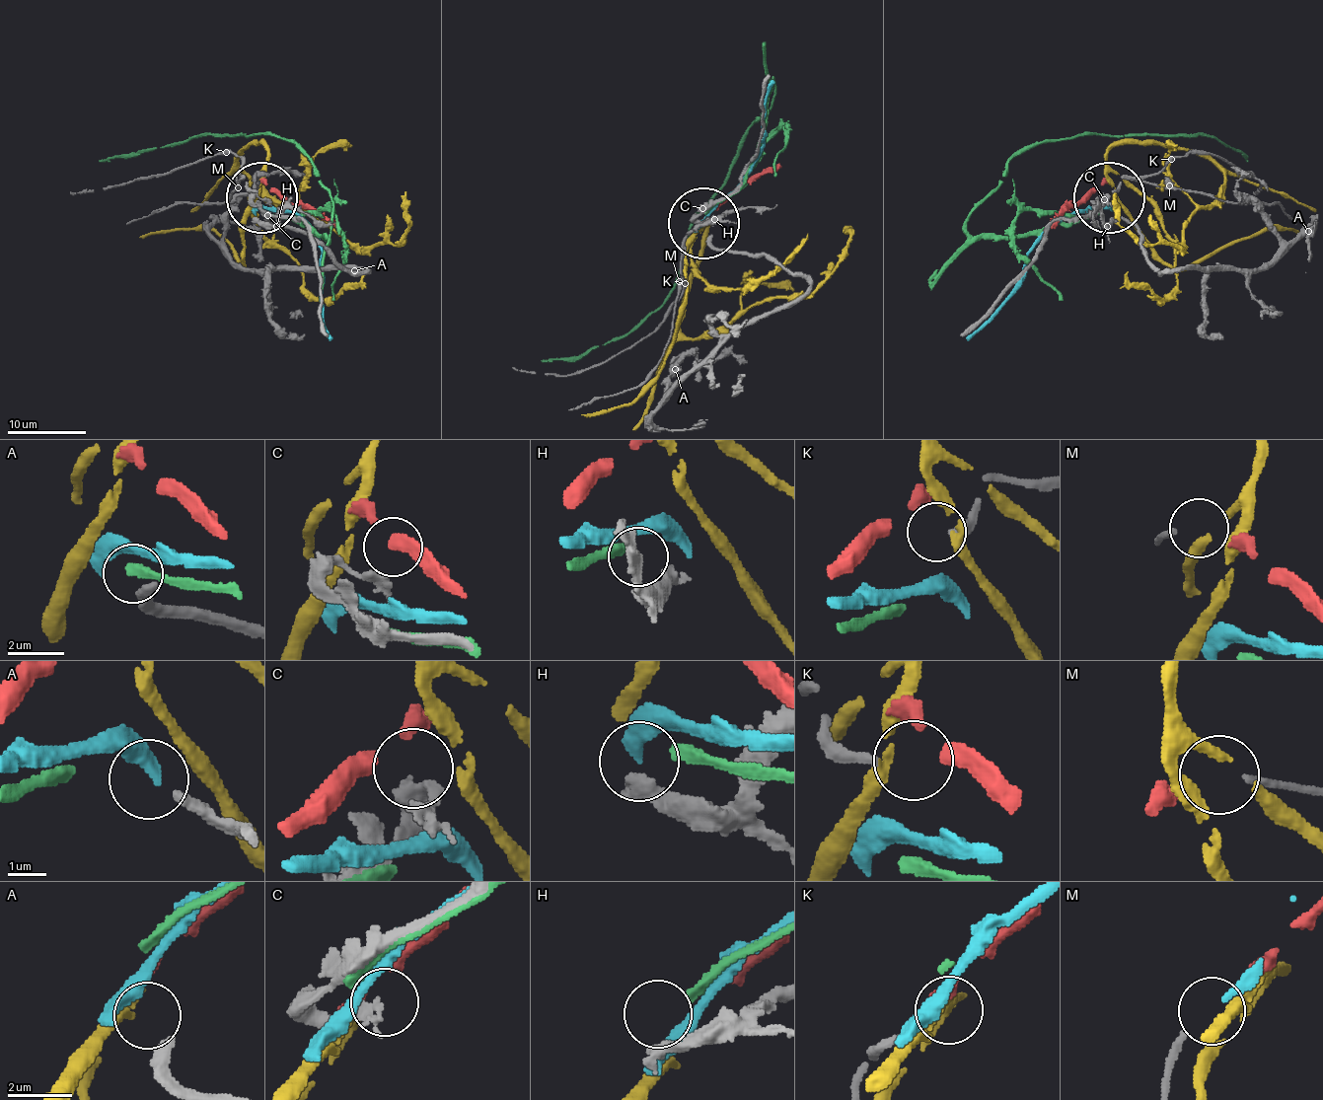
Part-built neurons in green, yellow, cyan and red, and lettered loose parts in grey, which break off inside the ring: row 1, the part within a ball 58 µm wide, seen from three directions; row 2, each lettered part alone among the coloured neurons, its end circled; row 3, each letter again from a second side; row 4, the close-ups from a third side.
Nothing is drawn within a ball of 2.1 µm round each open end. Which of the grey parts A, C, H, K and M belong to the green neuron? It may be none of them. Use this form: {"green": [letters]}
{"green": ["H"]}

